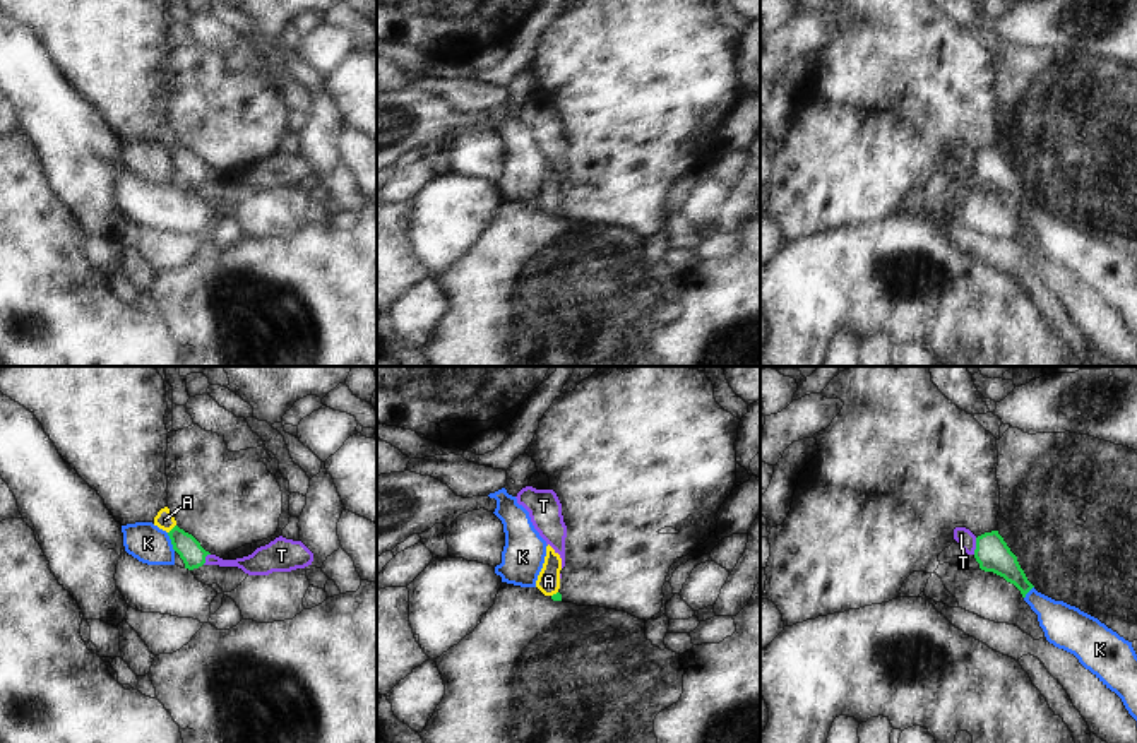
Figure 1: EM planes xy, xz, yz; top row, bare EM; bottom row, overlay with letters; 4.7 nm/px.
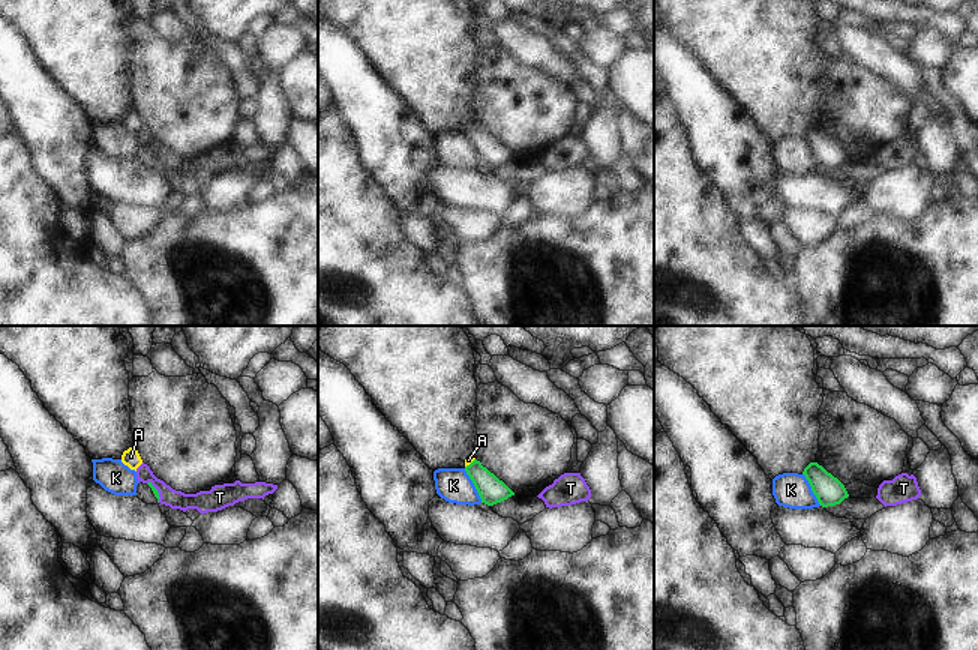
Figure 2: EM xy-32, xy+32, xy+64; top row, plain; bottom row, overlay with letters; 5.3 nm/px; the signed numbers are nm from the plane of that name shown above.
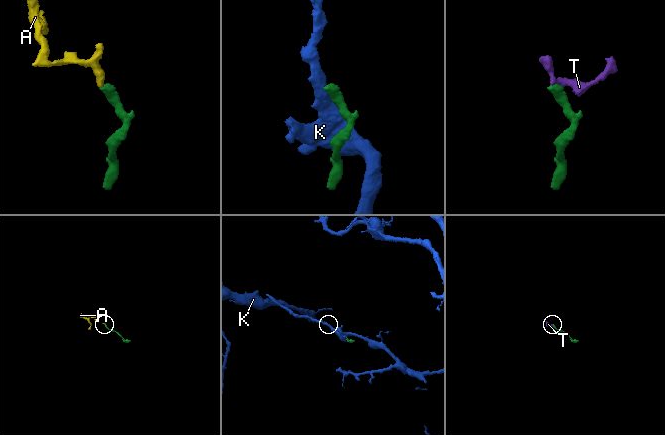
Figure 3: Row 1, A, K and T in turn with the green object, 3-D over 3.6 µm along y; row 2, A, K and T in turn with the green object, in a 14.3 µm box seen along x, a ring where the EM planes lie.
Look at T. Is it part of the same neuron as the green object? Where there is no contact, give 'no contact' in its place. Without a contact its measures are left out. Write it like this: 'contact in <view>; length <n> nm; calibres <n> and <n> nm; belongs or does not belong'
contact in yz; length 80 nm; calibres 160 and 80 nm; does not belong

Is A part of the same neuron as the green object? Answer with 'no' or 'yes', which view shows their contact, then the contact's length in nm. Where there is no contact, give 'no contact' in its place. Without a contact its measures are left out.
yes | xy | 60 nm

